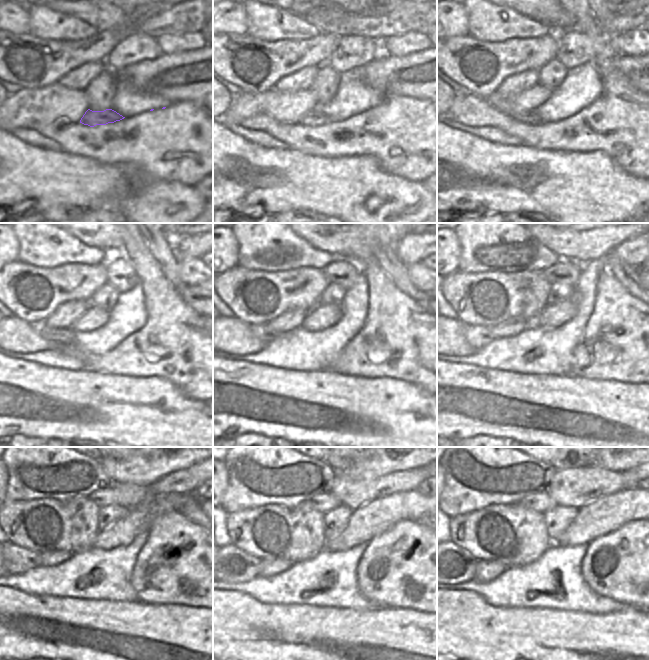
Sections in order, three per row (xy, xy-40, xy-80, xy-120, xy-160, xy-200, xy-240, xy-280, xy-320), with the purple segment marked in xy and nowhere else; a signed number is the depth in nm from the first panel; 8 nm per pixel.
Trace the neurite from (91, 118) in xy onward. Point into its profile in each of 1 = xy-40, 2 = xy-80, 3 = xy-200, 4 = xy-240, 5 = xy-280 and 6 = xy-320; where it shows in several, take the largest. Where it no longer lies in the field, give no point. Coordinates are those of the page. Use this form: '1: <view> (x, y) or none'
1: xy-40 (313, 118)
2: xy-80 (527, 118)
3: xy-200 (477, 336)
4: xy-240 (16, 560)
5: xy-280 (233, 565)
6: xy-320 (457, 565)

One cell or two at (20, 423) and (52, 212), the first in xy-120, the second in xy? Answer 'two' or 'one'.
two

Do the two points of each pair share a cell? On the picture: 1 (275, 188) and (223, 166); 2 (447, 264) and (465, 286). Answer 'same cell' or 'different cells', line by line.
1: same cell
2: different cells

